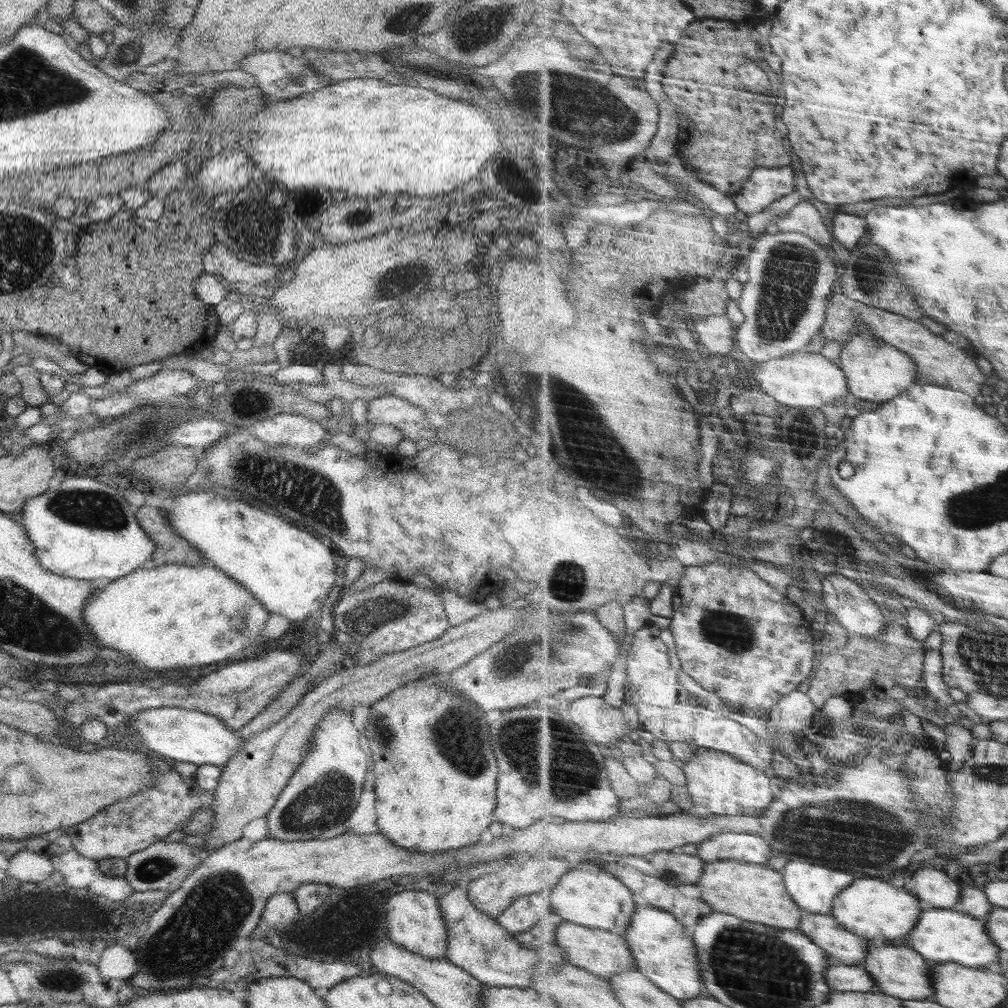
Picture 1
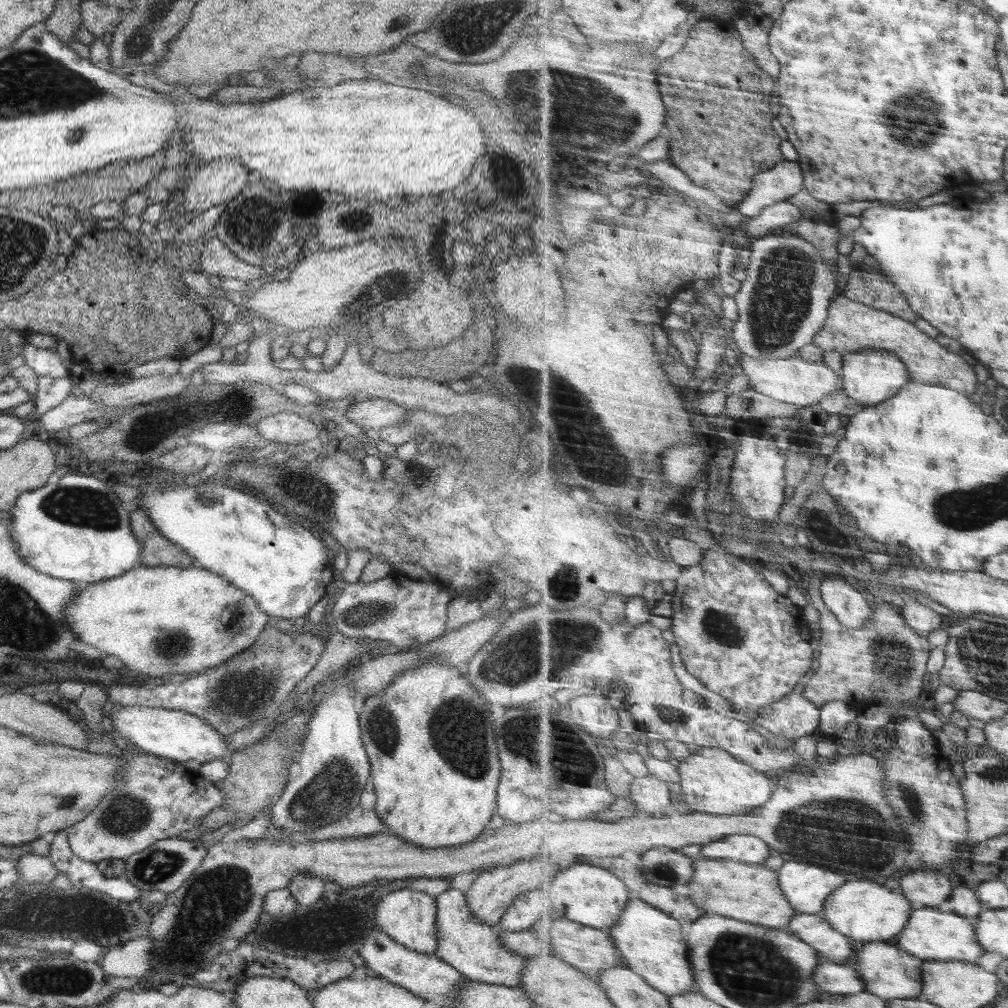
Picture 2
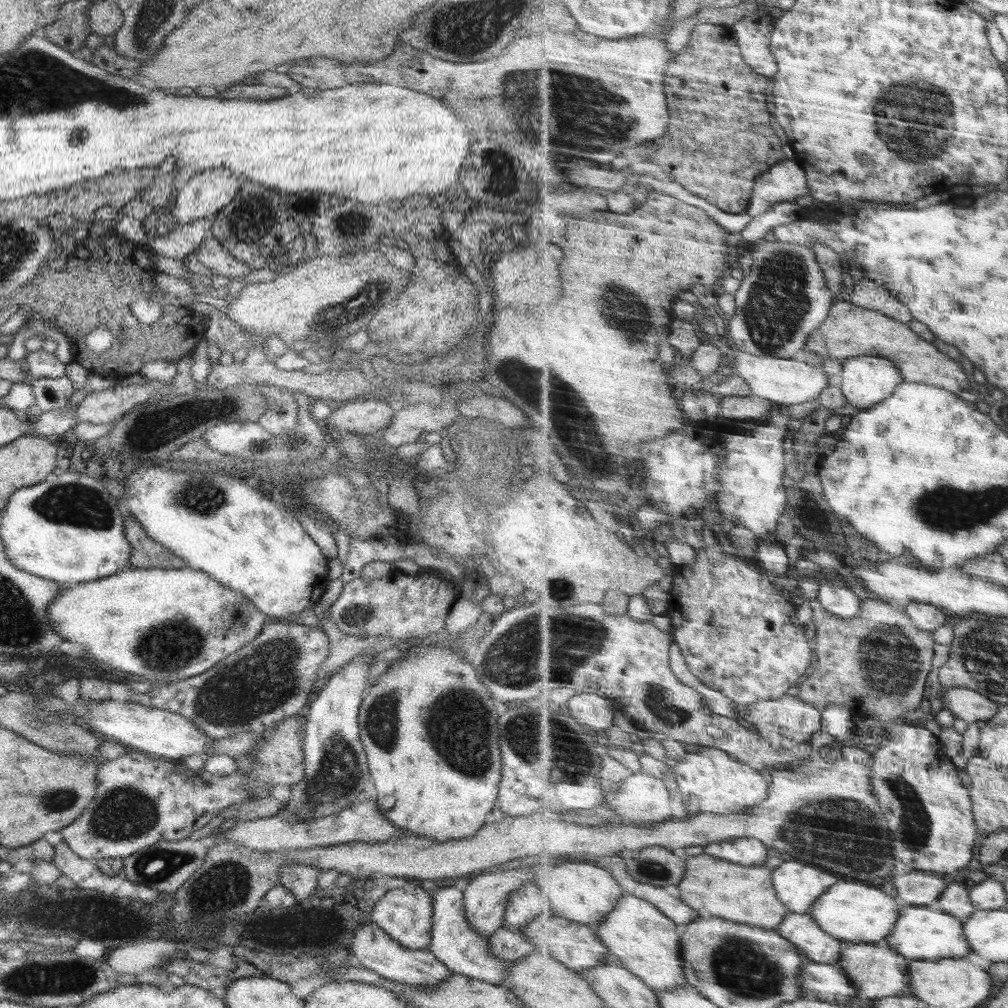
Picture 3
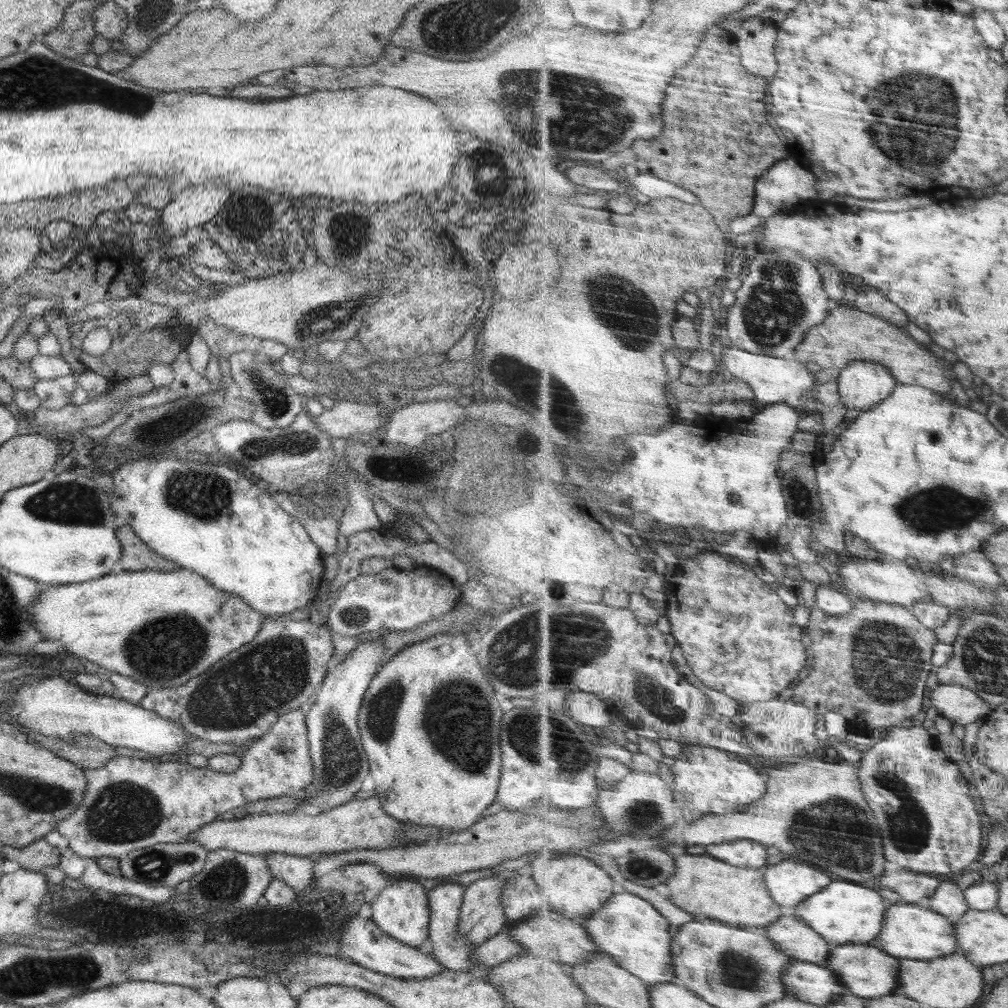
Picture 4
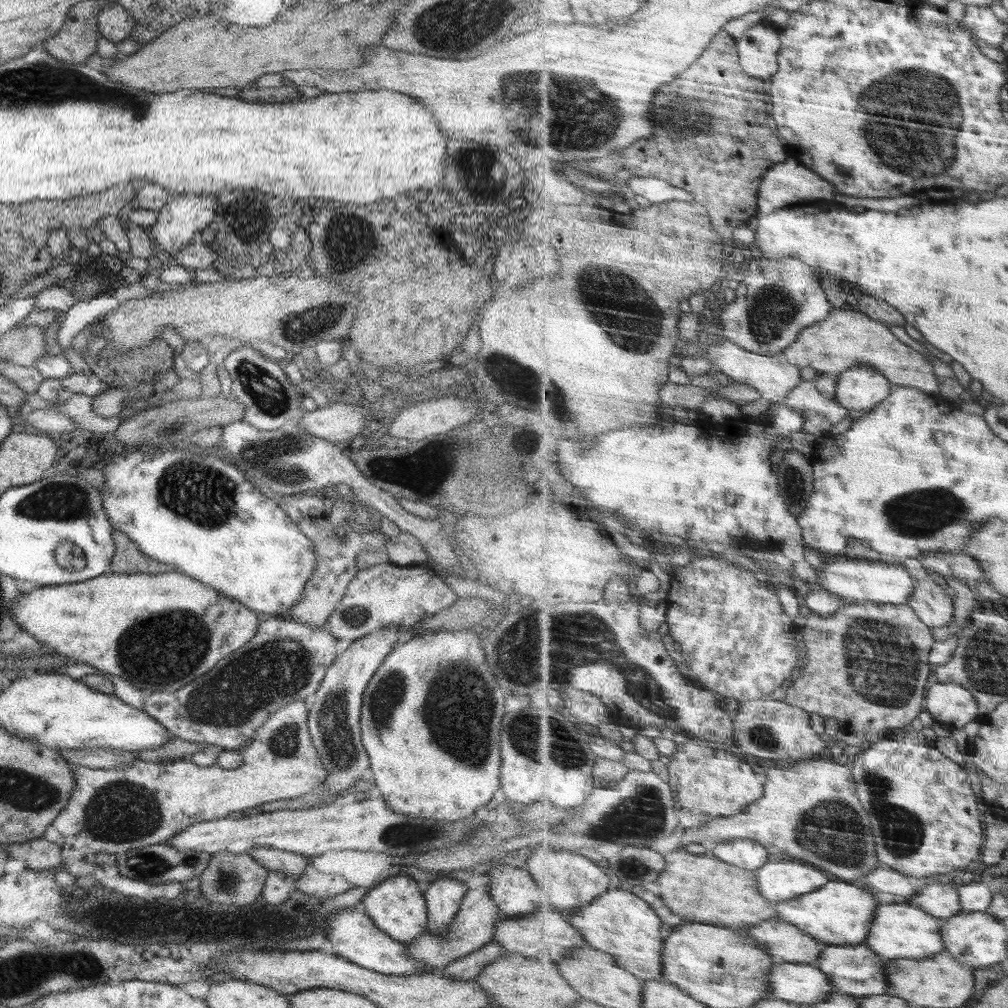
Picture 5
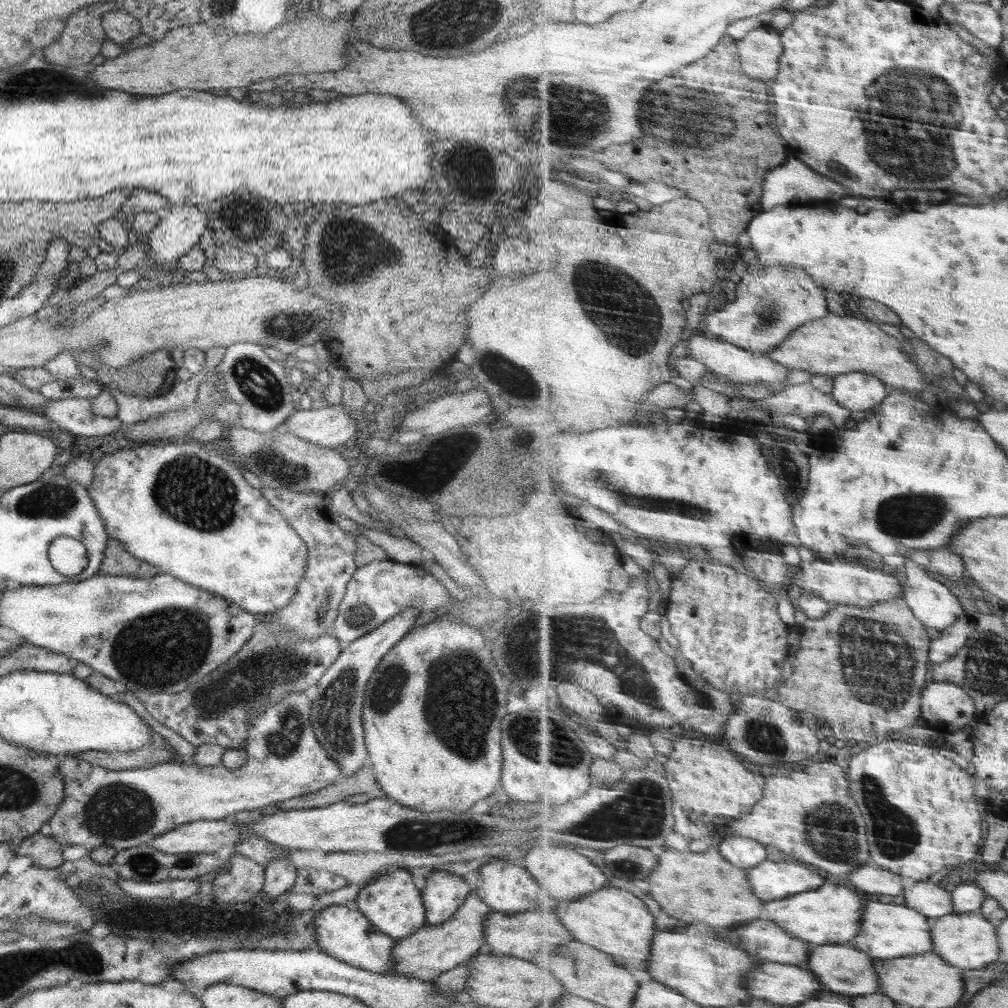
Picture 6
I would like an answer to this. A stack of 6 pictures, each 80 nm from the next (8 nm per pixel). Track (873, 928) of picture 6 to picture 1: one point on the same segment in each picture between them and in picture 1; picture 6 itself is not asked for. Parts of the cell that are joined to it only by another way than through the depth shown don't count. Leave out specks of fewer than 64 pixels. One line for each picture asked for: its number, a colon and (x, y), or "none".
1: (942, 935)
2: (932, 934)
3: (922, 932)
4: (911, 931)
5: (901, 930)

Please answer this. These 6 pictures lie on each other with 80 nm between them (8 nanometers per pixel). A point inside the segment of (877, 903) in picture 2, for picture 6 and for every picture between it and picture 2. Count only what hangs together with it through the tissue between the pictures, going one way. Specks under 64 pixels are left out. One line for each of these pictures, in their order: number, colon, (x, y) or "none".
3: (856, 912)
4: (846, 912)
5: (841, 914)
6: (832, 915)

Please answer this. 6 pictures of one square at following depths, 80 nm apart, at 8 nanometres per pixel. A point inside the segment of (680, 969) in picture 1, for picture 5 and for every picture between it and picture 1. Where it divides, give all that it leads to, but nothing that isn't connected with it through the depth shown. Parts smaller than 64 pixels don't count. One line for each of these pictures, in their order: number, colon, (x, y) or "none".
2: (654, 944)
3: (641, 936)
4: (629, 927)
5: (620, 922)

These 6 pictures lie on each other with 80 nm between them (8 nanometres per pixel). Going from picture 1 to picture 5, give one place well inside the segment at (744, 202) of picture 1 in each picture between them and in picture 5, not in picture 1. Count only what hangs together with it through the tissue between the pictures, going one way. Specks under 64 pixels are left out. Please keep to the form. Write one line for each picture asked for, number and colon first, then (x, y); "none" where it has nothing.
2: (785, 180)
3: (787, 181)
4: (788, 183)
5: (790, 183)

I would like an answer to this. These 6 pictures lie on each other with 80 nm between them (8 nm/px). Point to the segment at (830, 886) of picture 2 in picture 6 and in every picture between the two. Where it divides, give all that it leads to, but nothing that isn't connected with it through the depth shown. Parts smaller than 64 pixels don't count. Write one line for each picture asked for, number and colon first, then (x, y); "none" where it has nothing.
3: (799, 885)
4: (792, 882)
5: (786, 880)
6: (773, 880)

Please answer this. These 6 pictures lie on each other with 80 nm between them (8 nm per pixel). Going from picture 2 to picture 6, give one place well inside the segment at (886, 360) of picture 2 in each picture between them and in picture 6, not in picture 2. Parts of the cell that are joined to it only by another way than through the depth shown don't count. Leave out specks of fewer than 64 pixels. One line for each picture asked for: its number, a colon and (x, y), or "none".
3: (867, 380)
4: (865, 384)
5: (863, 387)
6: (859, 391)

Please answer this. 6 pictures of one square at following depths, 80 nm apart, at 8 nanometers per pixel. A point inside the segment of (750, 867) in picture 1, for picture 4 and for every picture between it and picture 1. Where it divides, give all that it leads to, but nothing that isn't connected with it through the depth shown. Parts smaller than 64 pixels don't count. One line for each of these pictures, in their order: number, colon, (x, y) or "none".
2: (752, 892)
3: (747, 894)
4: (710, 888)

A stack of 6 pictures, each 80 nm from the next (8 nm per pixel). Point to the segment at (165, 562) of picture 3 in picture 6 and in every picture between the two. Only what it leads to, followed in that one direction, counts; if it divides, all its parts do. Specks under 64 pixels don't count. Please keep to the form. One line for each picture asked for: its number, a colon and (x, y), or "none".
4: (136, 556)
5: (127, 557)
6: (117, 561)

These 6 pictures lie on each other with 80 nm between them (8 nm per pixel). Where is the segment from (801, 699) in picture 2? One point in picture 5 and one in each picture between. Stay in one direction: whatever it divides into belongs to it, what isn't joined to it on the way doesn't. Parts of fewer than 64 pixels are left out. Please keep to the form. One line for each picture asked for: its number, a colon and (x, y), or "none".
3: (785, 723)
4: (776, 728)
5: (771, 729)

